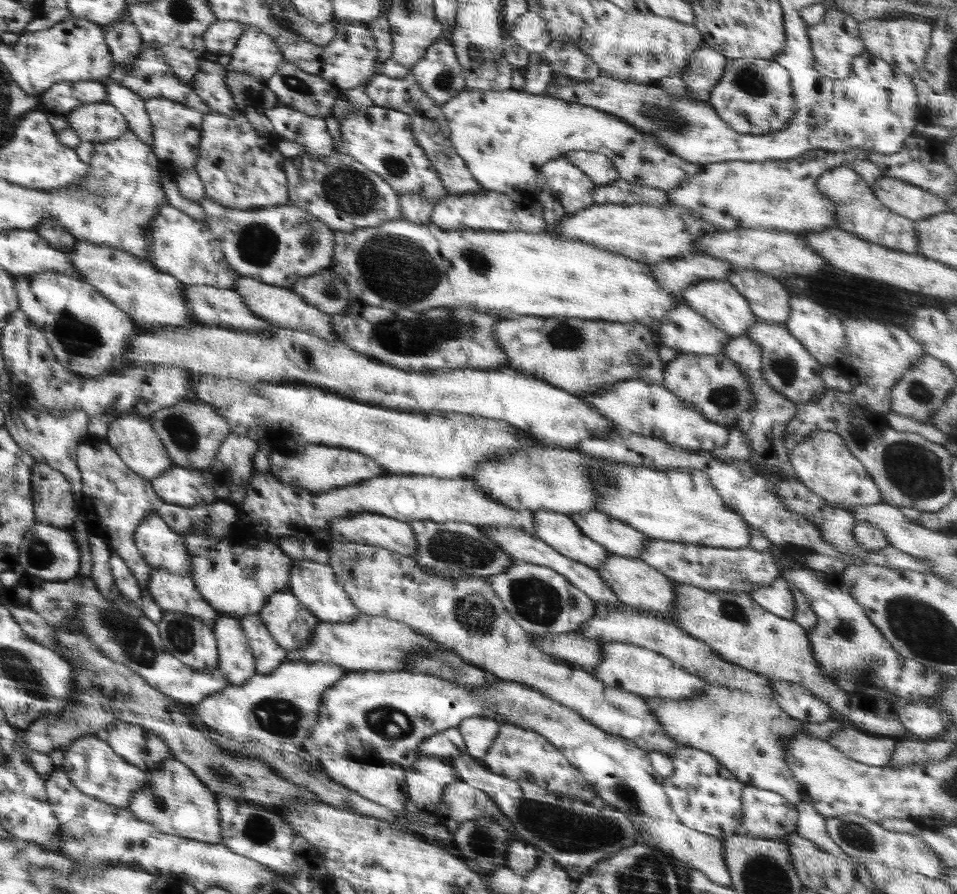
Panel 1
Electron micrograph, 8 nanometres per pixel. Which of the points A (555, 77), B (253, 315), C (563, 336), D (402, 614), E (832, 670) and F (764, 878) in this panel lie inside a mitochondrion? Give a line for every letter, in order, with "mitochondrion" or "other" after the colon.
A: other
B: other
C: mitochondrion
D: other
E: other
F: mitochondrion

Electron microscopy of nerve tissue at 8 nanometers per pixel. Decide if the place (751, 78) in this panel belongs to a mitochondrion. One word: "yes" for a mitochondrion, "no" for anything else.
yes

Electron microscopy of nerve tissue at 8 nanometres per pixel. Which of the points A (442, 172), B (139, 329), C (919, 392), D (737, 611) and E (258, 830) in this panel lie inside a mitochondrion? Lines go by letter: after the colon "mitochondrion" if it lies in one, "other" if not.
A: other
B: other
C: mitochondrion
D: mitochondrion
E: mitochondrion

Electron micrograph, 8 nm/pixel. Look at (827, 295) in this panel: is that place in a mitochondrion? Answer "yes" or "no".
no

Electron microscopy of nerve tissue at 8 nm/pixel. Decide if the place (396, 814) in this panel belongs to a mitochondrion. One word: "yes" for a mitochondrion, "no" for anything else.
no

